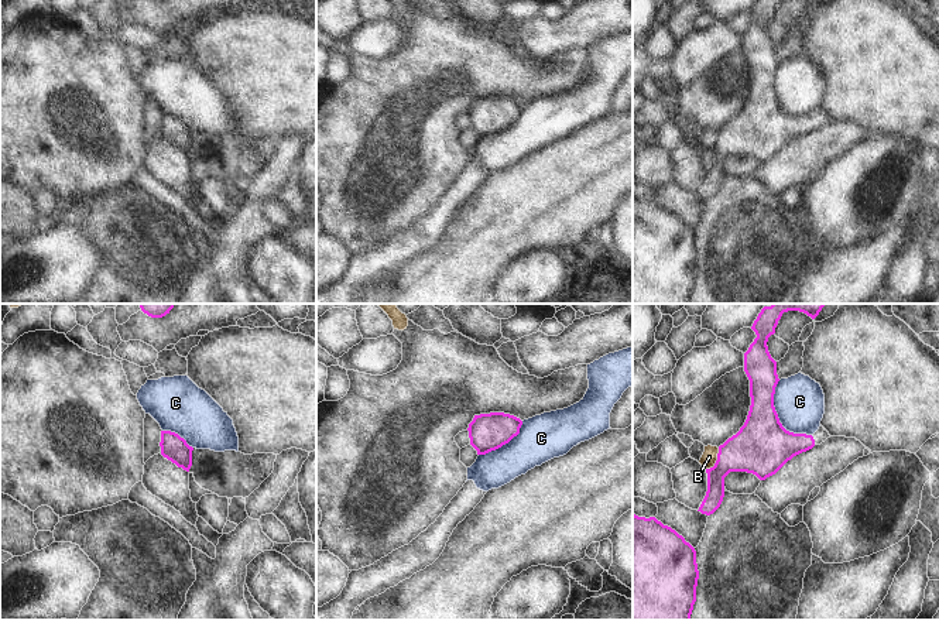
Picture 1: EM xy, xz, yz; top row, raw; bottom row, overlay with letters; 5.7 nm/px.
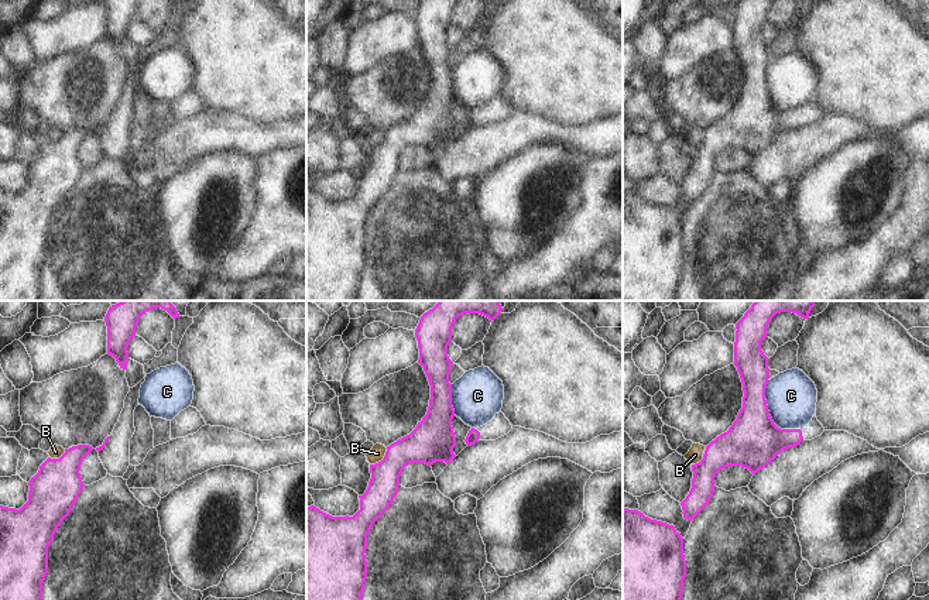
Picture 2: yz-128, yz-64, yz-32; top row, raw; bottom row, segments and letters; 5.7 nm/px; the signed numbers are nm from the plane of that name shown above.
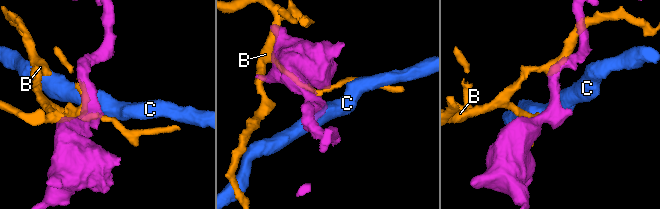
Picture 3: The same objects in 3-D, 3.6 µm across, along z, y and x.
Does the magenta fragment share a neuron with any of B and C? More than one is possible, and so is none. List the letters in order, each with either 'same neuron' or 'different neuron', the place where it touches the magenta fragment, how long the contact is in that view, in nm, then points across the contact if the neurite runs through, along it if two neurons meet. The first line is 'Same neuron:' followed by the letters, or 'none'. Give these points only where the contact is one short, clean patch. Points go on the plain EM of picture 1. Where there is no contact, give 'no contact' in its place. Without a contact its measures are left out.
Same neuron: none
B: different neuron; contact yz (716, 144); length 150 nm
C: different neuron; contact yz (777, 100); length 380 nm

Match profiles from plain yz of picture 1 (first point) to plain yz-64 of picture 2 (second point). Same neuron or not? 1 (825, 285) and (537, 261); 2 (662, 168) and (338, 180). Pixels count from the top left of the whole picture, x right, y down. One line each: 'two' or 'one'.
1: one
2: two

